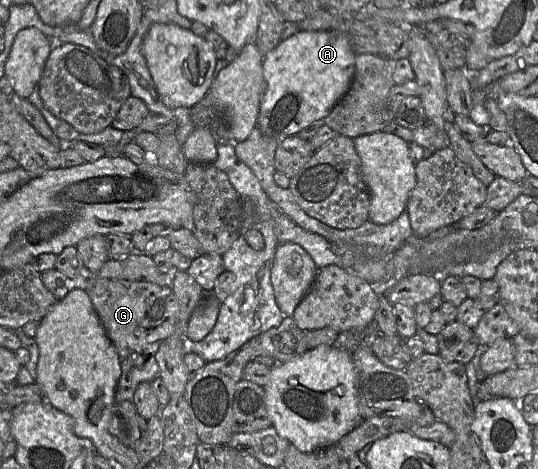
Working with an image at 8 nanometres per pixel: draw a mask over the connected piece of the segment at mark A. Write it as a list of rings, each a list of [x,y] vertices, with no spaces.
[[[300,30],[281,41],[263,57],[266,88],[260,103],[257,128],[264,135],[281,141],[287,136],[297,135],[312,122],[324,119],[348,91],[355,74],[355,59],[356,53],[349,38],[336,31]]]

